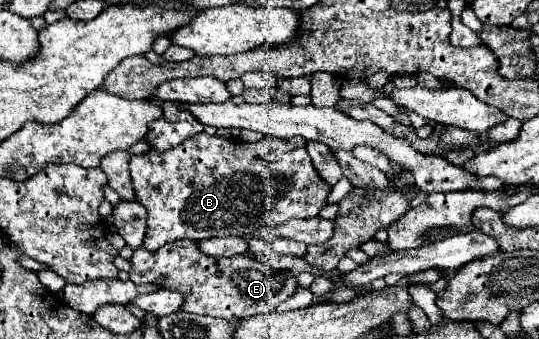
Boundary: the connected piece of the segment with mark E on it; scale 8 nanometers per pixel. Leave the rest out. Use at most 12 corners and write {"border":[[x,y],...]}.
{"border":[[193,240],[135,250],[129,278],[215,318],[275,312],[295,272],[203,256]]}

